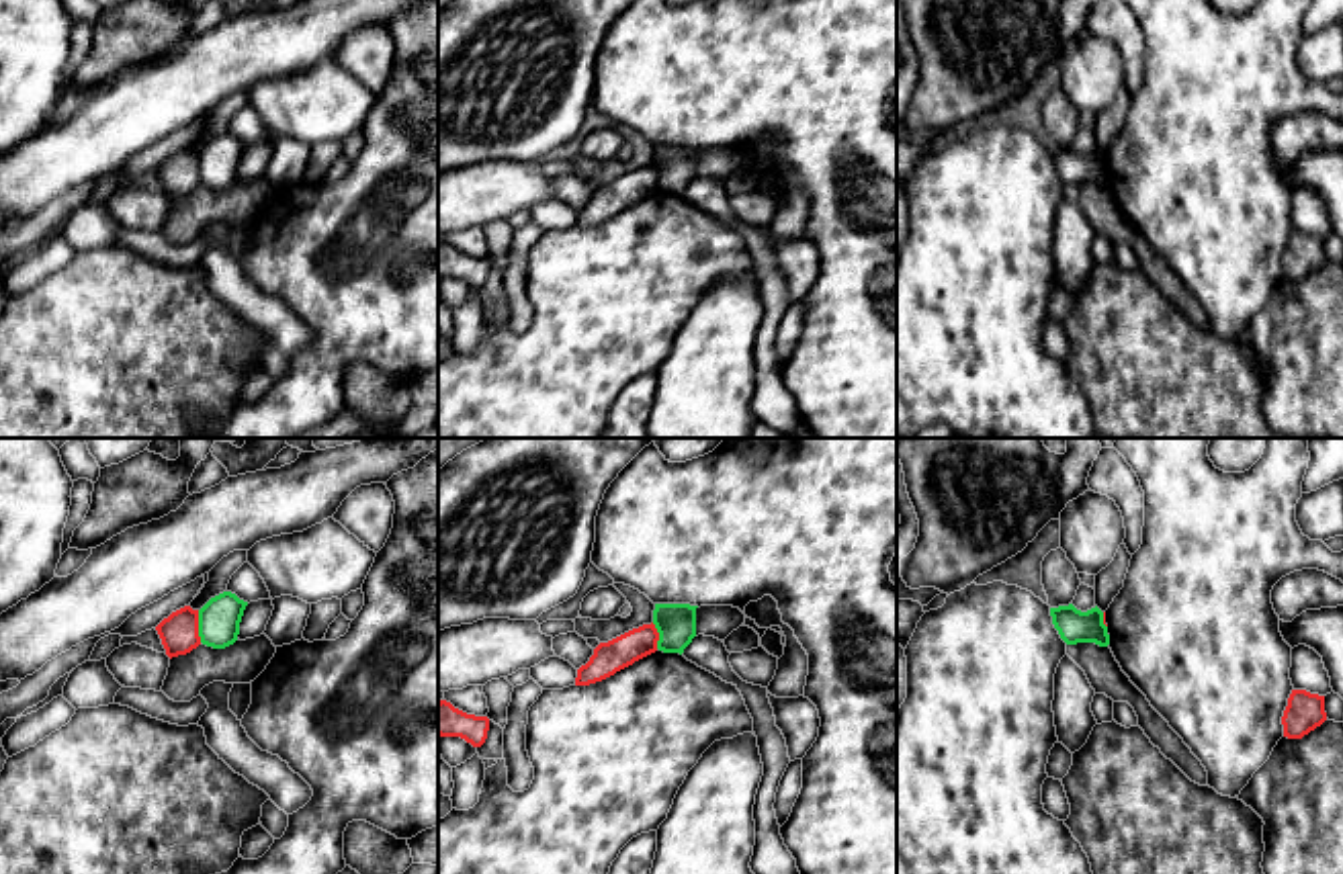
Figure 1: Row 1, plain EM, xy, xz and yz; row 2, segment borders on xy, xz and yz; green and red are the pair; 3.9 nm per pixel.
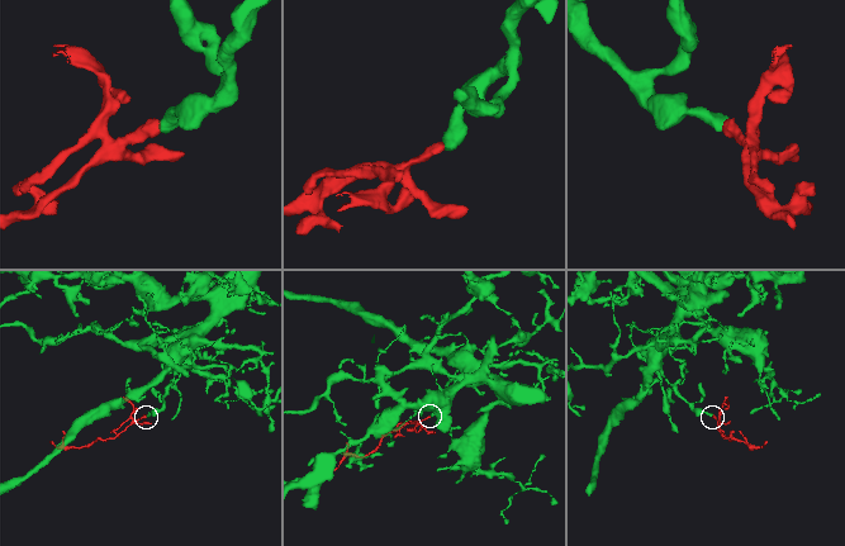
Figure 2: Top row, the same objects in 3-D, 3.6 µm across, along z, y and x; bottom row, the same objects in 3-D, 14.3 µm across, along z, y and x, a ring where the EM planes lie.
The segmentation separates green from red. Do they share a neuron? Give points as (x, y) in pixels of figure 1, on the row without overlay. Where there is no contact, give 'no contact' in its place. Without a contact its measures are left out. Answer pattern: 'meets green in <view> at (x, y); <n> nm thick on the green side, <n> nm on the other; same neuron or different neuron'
meets green in xy at (199, 168); 160 nm thick on the green side, 150 nm on the other; different neuron

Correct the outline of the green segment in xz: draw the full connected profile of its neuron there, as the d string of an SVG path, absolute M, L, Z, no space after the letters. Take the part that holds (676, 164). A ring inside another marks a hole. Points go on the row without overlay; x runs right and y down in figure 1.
M655 145L653 166L659 174L659 192L684 194L696 178L696 149L690 145Z

